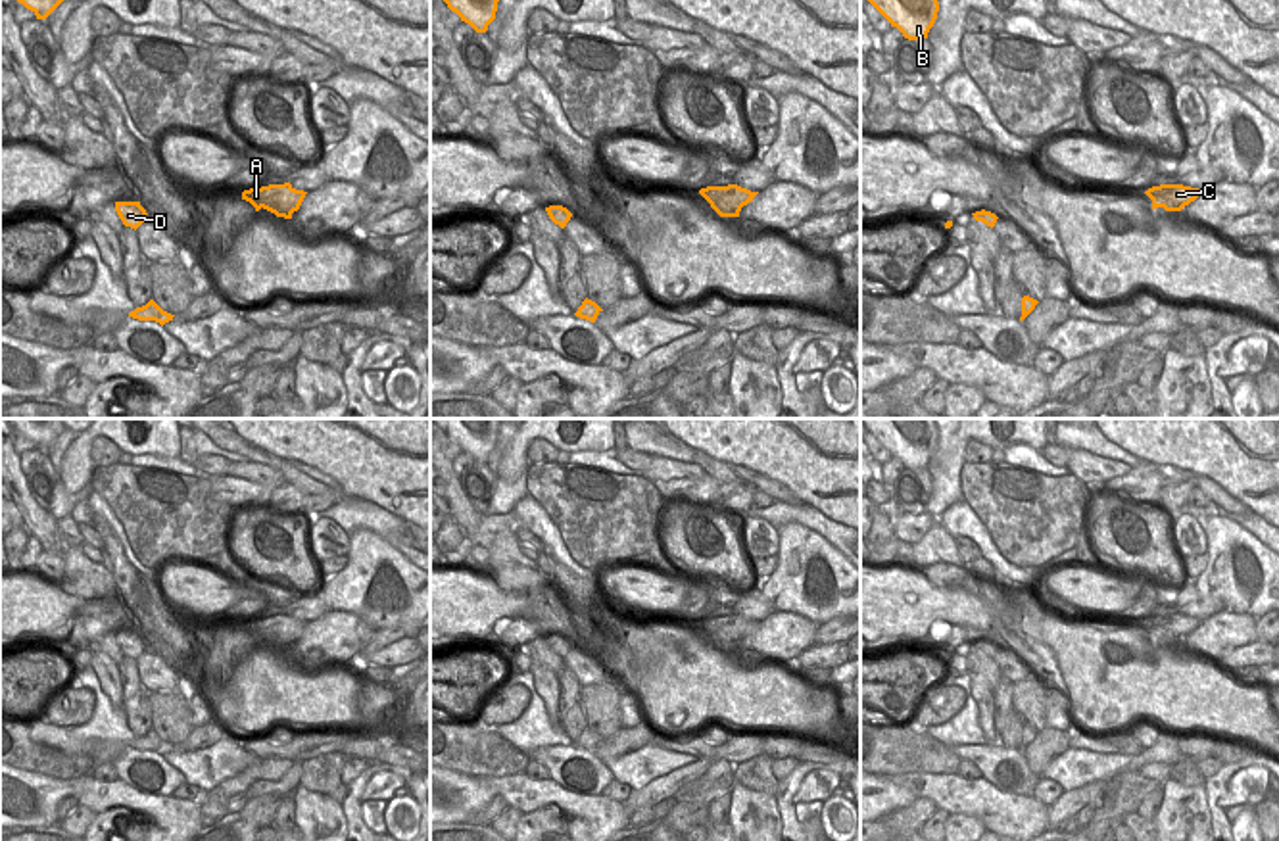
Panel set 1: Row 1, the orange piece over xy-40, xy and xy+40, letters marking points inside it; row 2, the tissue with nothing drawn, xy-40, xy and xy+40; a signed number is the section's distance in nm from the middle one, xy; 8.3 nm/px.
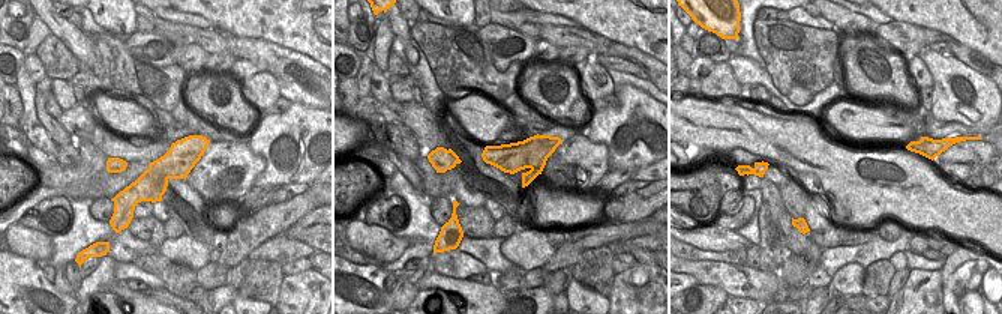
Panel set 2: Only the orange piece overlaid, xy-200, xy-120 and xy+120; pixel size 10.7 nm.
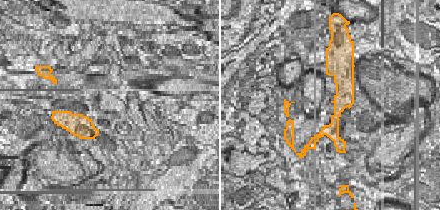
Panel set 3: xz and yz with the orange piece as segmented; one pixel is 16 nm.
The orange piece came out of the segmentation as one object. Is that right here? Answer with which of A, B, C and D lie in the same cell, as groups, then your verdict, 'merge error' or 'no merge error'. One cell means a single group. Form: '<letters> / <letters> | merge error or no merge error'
A C D / B | merge error

